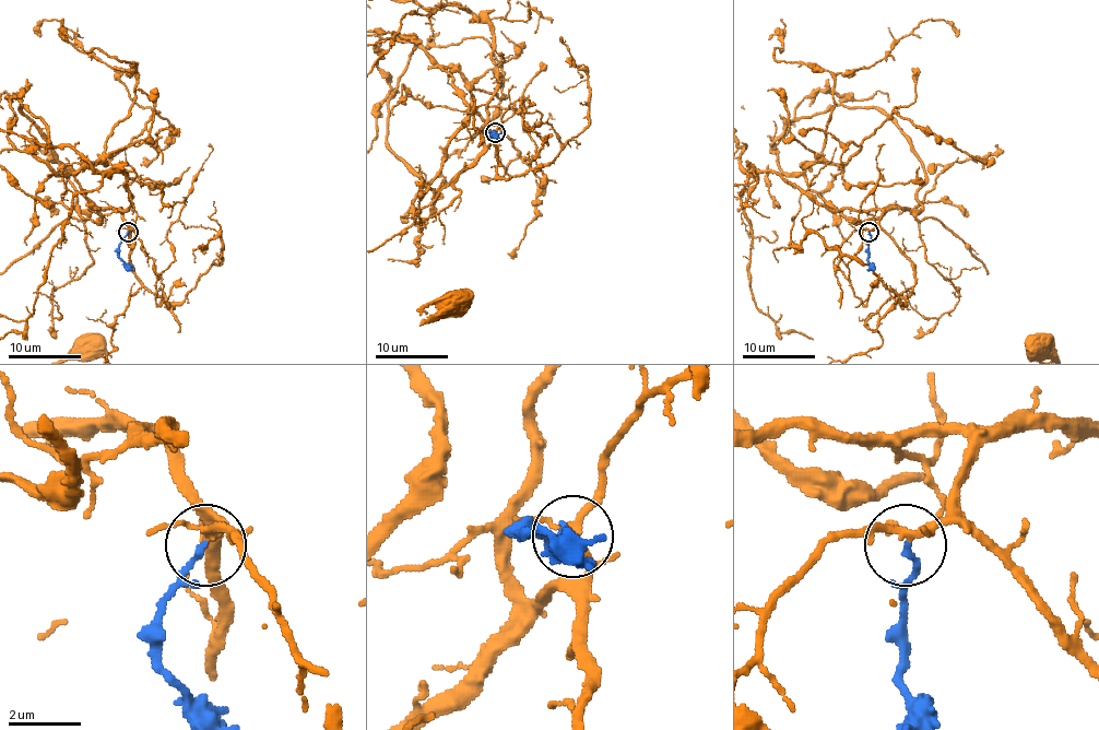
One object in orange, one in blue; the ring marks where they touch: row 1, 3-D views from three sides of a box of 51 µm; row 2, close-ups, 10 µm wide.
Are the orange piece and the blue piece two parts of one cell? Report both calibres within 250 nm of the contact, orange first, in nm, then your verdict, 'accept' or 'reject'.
160 nm thick on the orange side, 170 nm on the other; accept

